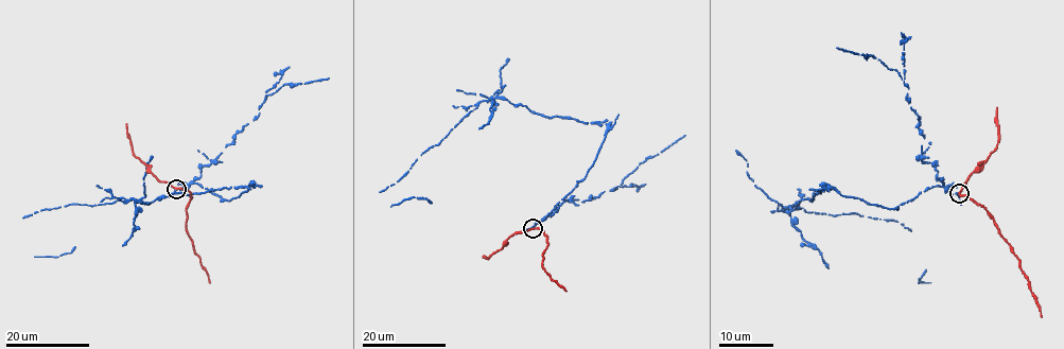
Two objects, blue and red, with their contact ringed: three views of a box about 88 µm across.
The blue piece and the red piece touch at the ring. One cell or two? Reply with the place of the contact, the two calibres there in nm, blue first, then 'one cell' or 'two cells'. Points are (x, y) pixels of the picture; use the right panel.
place (959, 193); calibres 300 and 220 nm; two cells

